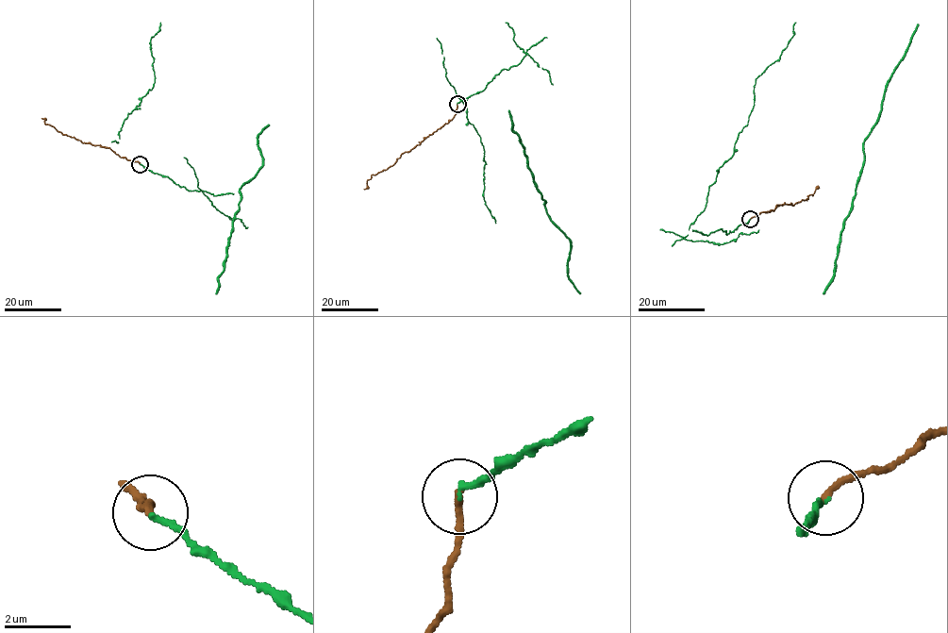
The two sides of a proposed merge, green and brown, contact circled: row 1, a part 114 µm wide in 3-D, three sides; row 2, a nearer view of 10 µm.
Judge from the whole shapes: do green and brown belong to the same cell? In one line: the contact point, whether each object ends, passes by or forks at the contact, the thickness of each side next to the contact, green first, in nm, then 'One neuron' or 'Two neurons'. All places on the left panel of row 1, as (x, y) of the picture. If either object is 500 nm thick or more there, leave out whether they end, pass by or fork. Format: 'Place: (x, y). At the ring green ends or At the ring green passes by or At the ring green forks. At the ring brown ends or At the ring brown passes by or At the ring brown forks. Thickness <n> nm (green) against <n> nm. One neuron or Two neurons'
Place: (140, 164). At the ring green ends. At the ring brown ends. Thickness 160 nm (green) against 200 nm. One neuron

